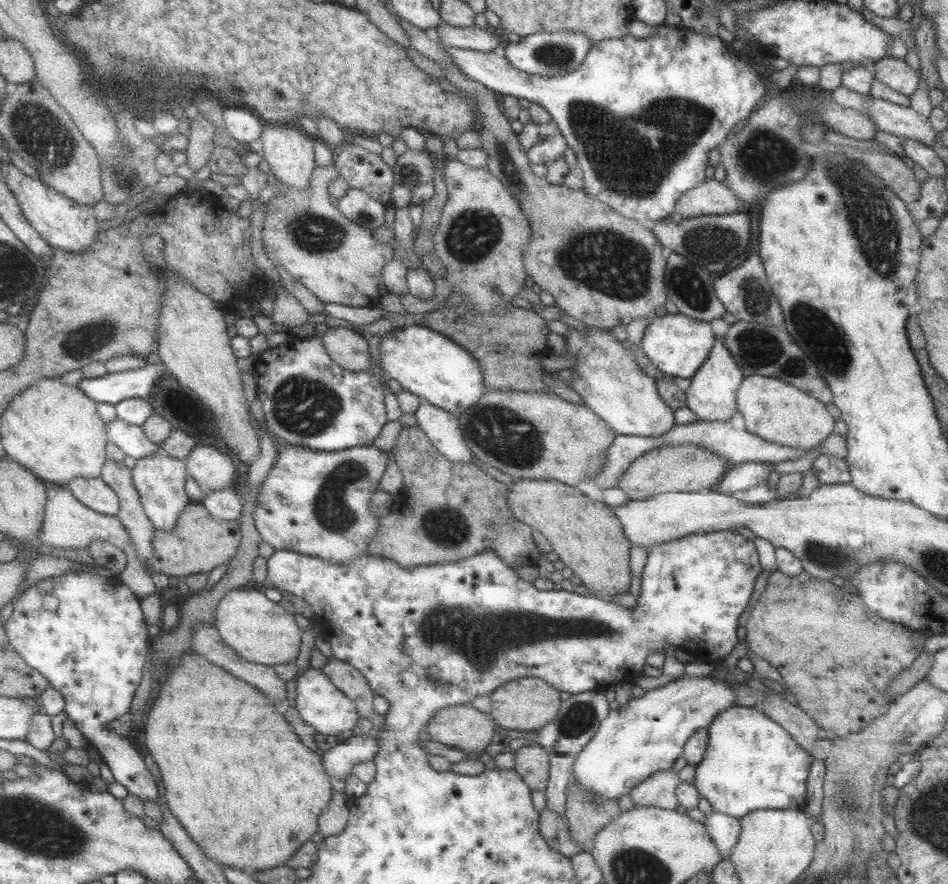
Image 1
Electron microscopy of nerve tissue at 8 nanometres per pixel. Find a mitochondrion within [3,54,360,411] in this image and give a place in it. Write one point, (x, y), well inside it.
(51, 145)

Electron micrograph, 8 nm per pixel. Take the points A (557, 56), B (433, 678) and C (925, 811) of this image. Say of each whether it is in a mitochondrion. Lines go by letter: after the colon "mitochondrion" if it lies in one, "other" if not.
A: mitochondrion
B: mitochondrion
C: mitochondrion

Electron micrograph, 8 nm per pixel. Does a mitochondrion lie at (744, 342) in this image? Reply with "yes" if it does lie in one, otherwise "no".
yes

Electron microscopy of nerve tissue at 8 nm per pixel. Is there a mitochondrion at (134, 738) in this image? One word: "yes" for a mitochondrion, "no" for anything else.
no

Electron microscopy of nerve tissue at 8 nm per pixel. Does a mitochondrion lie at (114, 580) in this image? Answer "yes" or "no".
no

